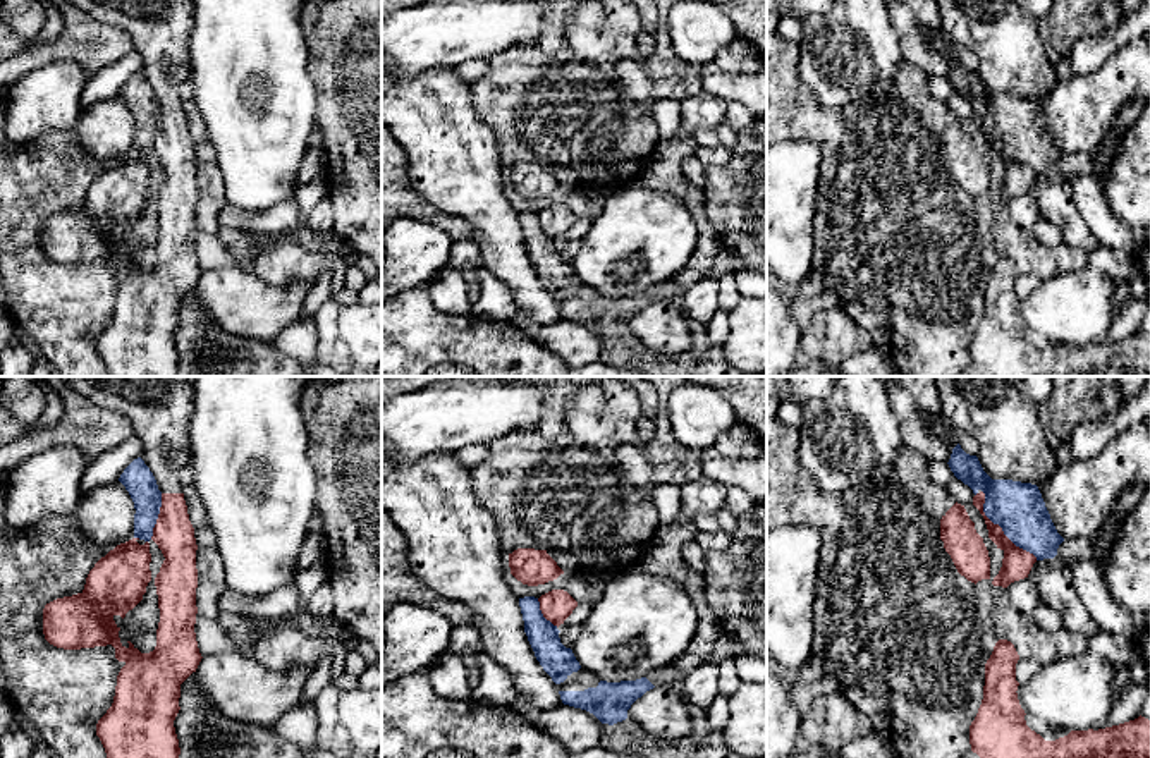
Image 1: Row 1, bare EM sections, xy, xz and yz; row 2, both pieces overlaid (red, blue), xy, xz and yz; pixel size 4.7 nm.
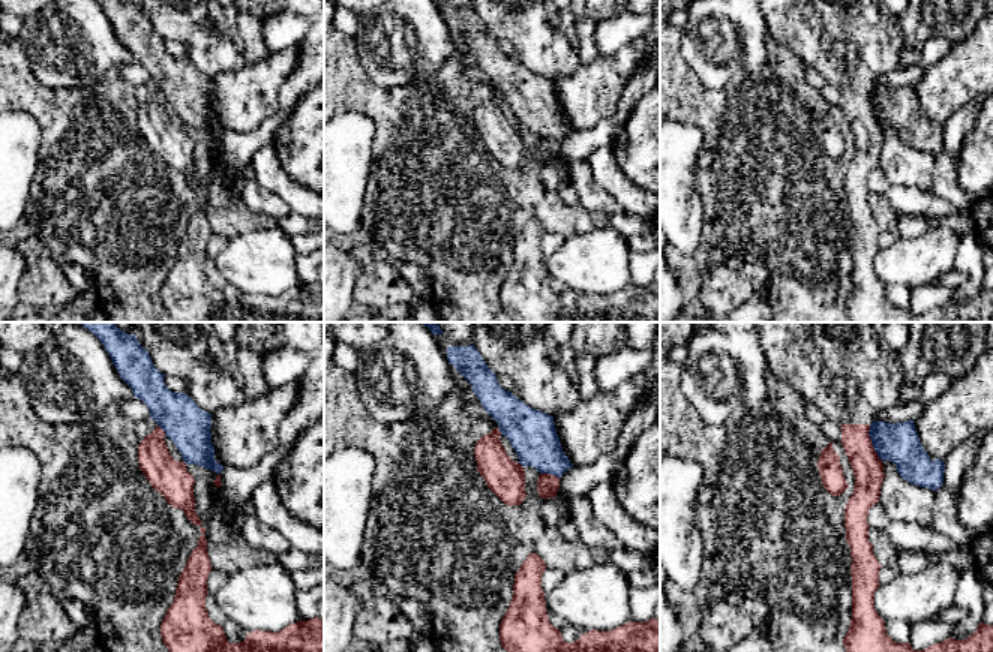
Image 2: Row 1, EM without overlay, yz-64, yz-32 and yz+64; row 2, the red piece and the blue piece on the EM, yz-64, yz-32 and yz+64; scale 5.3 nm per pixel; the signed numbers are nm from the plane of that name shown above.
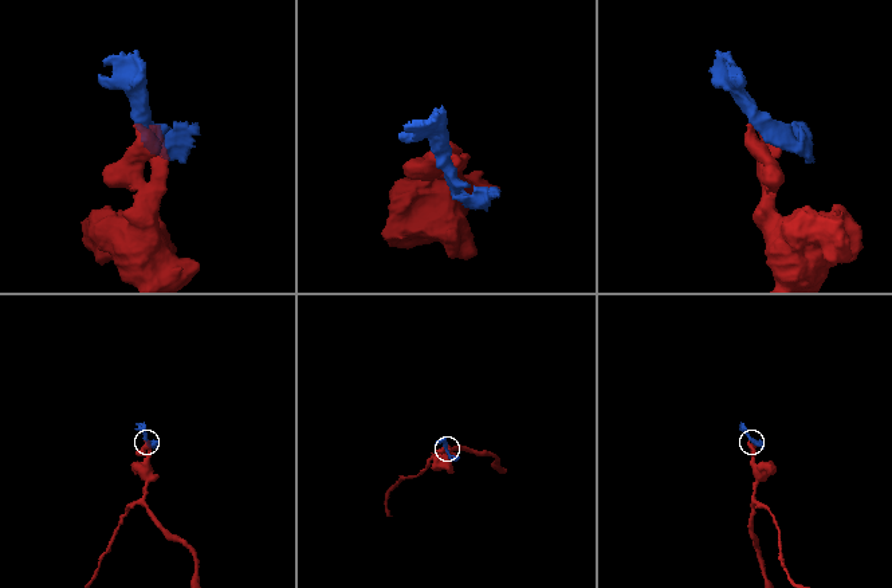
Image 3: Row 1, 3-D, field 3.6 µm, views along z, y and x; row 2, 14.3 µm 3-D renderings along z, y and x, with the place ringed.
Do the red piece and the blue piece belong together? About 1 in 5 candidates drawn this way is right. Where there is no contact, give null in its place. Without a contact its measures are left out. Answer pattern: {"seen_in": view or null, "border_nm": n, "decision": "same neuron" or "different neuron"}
{"seen_in": "yz", "border_nm": 420, "decision": "different neuron"}

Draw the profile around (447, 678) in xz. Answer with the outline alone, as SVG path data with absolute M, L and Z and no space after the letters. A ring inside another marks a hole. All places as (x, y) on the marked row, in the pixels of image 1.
M443 653L430 669L433 691L443 698L473 700L473 689L466 684L464 663L452 653Z

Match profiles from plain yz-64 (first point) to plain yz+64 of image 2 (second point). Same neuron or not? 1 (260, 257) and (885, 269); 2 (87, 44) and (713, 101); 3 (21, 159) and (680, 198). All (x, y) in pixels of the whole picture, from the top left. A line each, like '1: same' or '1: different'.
1: same
2: different
3: same

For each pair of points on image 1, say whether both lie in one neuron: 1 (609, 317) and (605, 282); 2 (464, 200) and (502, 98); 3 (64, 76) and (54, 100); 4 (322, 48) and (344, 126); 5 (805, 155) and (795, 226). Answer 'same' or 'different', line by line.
1: different
2: different
3: same
4: same
5: same

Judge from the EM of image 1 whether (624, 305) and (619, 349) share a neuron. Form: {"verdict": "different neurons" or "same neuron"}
{"verdict": "same neuron"}

